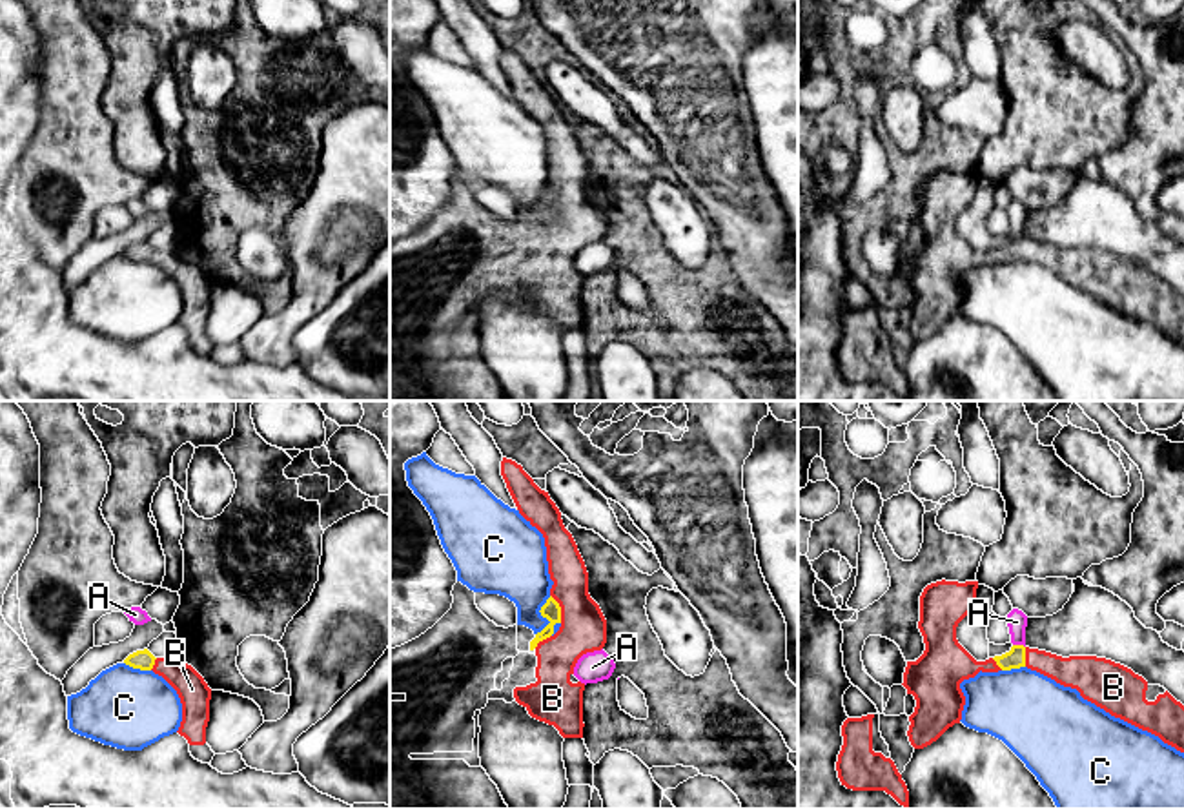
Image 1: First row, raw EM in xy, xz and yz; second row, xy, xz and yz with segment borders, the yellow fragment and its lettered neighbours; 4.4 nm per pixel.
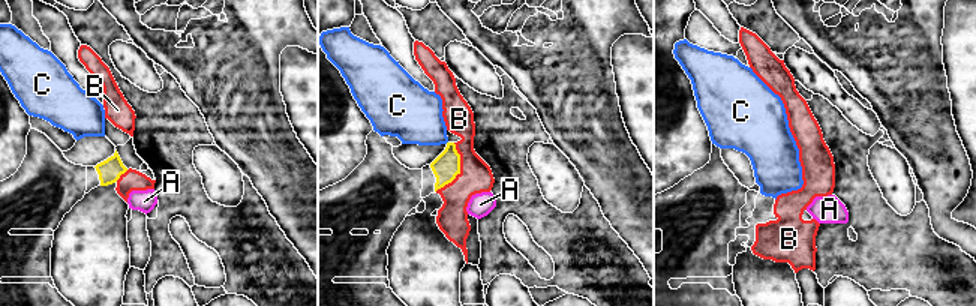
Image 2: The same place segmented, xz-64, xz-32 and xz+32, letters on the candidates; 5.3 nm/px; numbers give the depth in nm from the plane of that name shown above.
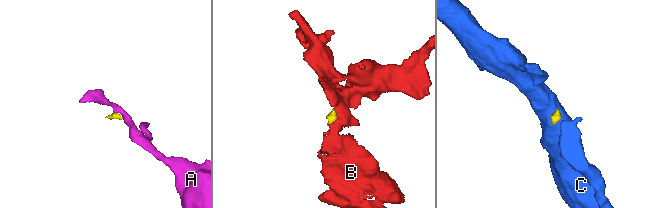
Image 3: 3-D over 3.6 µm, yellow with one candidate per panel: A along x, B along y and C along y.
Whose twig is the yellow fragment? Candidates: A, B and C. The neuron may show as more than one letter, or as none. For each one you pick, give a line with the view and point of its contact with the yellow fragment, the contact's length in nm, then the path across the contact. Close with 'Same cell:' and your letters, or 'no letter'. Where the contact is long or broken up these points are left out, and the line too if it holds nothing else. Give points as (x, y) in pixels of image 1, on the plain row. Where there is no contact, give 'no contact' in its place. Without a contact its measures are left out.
B: xz (560, 201) | 140 nm | across xz (551, 201), (560, 201), (583, 219)
Same cell: B

